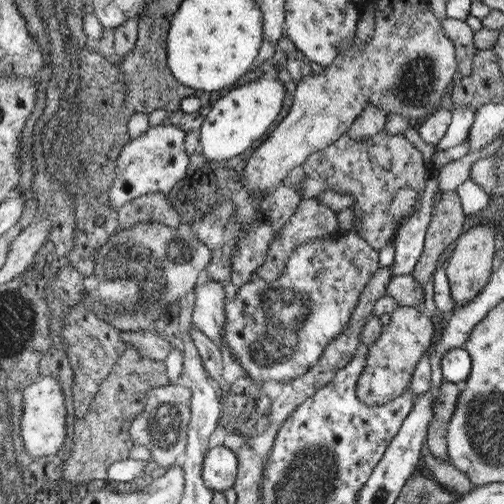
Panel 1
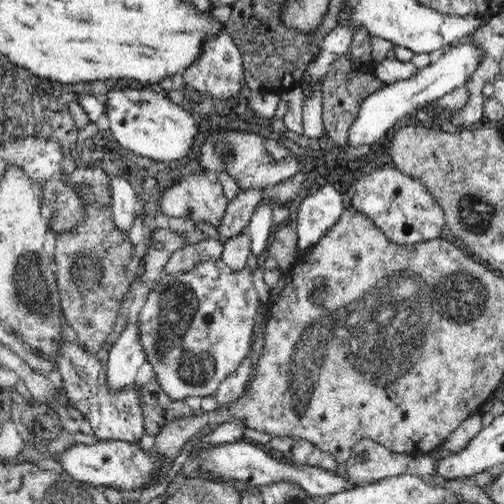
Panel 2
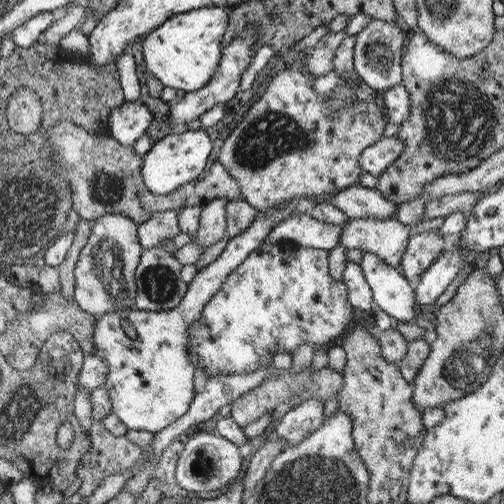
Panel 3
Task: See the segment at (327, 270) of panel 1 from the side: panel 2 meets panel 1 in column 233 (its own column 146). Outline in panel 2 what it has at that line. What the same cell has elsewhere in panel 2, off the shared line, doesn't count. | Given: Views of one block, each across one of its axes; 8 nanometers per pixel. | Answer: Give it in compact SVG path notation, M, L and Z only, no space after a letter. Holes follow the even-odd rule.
M204 260L196 268L178 274L162 274L152 286L144 300L144 308L138 318L138 334L146 360L154 368L154 380L160 384L162 392L174 400L184 402L188 396L216 396L220 384L230 378L244 358L254 338L256 314L260 306L258 292L254 288L254 272L246 264L242 270L234 272L224 264L224 260Z

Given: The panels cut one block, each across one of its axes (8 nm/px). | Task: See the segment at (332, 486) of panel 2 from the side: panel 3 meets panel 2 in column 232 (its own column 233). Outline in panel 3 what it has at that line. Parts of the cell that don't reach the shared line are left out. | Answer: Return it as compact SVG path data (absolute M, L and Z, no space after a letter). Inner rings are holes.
M201 428L195 430L193 436L189 436L189 440L183 444L175 466L175 480L183 494L193 496L197 492L211 492L227 486L227 482L237 478L239 470L241 470L241 456L237 452L237 446L233 446L227 438L221 438L215 432L207 432L205 428Z

